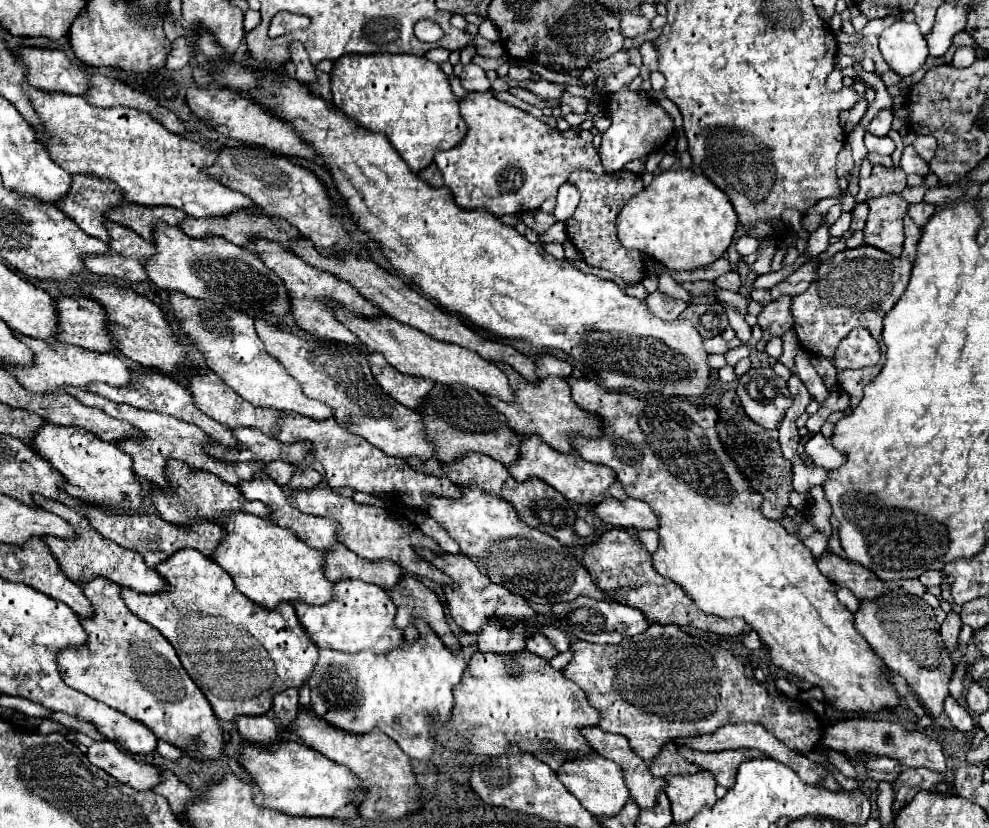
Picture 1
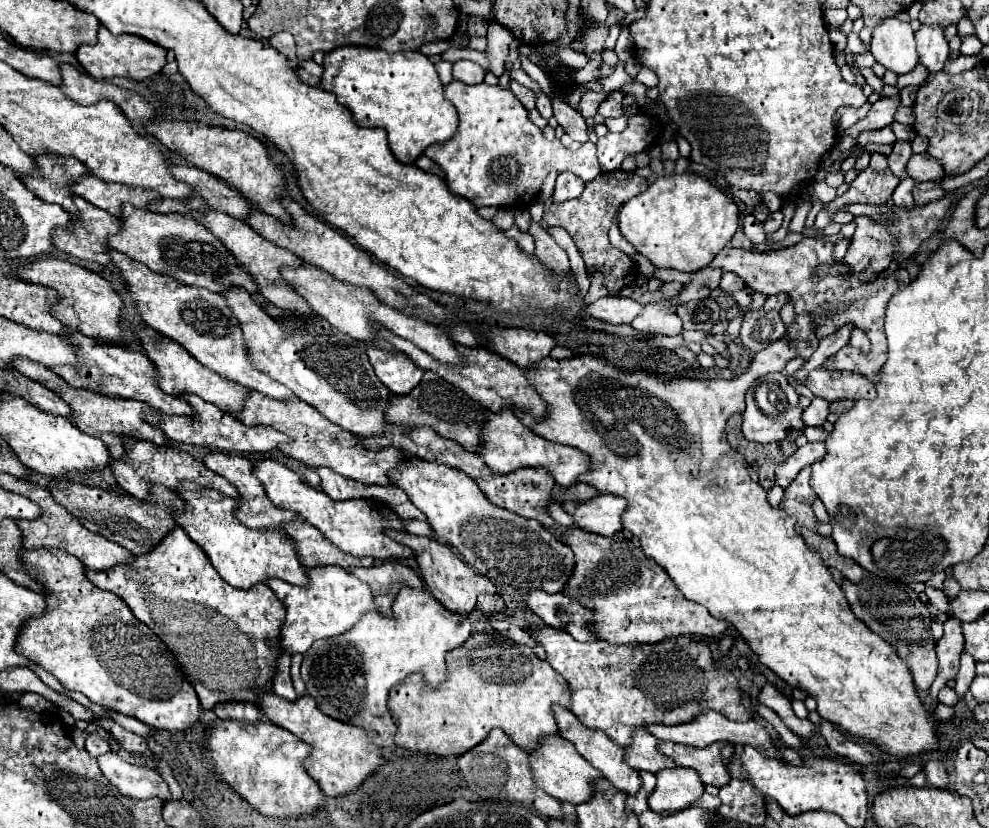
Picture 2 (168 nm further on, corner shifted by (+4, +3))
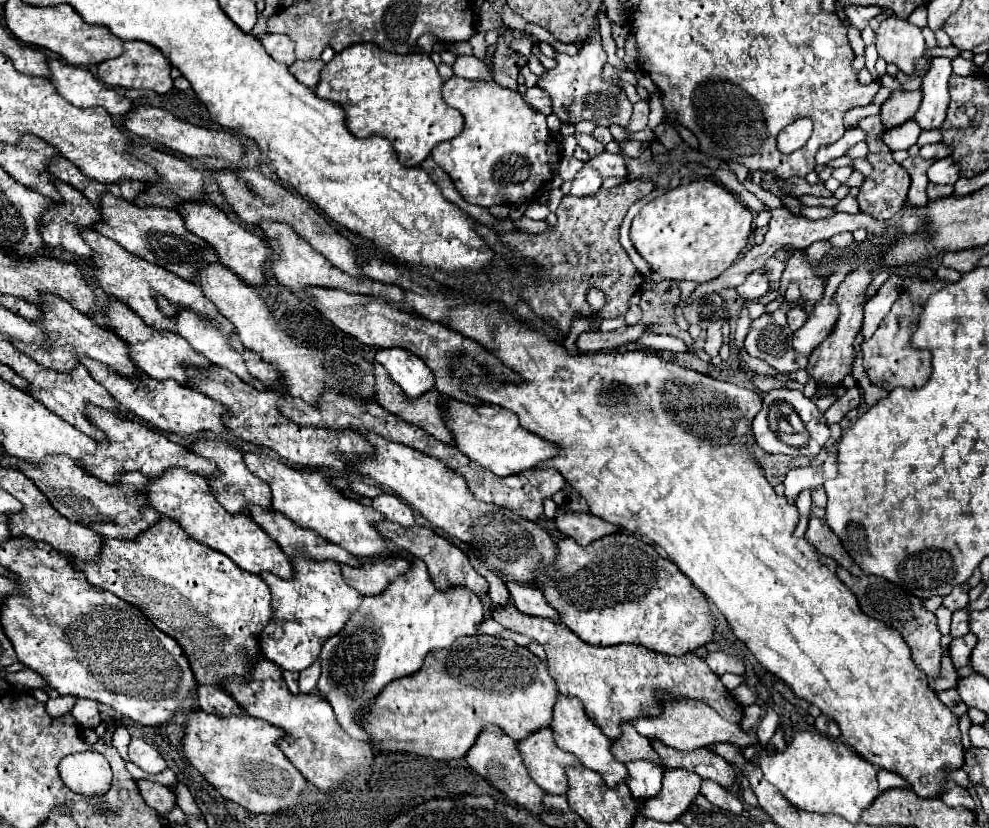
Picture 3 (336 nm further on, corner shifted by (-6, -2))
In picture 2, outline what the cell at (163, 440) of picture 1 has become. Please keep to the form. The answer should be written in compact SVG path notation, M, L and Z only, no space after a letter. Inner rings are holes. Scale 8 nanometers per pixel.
M16 359L16 371L22 373L22 375L26 375L26 377L32 379L32 381L42 383L42 385L48 387L50 391L58 393L58 395L64 399L64 403L68 403L70 409L72 409L72 423L74 423L80 431L84 431L84 433L88 433L88 435L98 437L100 441L104 441L106 447L108 447L108 451L110 451L110 455L112 455L114 459L122 459L122 457L126 455L124 445L122 445L122 439L120 439L122 435L132 435L132 437L144 439L144 441L152 441L152 443L156 443L156 445L172 445L172 443L166 439L166 435L164 435L158 427L152 427L152 425L148 425L148 423L142 419L144 413L156 413L150 405L146 405L146 403L142 403L142 401L120 399L120 397L106 397L106 395L100 395L100 393L96 393L96 391L70 387L62 377L58 377L56 373L52 373L52 371L46 369L46 367L40 367L38 363L28 363L28 359Z

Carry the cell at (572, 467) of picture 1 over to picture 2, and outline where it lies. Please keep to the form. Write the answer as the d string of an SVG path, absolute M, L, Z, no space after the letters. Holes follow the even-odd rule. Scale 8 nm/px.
M506 407L500 413L488 413L488 423L484 423L484 451L476 451L476 453L494 473L502 473L502 475L522 467L546 467L556 479L556 483L562 487L574 485L576 477L588 471L588 461L590 461L588 455L582 455L580 449L554 443L532 433Z

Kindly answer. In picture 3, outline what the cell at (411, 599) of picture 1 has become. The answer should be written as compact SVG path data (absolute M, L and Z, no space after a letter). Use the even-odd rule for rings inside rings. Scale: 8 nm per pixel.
M386 558L372 564L364 564L362 568L350 568L344 564L340 568L344 580L358 592L368 596L380 596L390 586L390 582L406 574L412 568L412 564L404 558Z

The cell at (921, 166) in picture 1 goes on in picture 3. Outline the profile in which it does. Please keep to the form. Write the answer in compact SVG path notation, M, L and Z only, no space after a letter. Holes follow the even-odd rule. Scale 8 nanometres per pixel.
M942 158L936 160L928 168L928 180L932 184L954 184L958 180L958 164L954 164L952 158Z

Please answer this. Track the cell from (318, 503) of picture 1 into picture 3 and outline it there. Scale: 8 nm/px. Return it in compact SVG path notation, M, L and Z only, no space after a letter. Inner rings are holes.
M244 454L244 462L250 472L256 474L272 488L272 508L300 524L302 528L310 528L326 540L338 544L358 558L376 558L386 552L386 540L376 530L378 520L384 516L372 506L364 506L352 498L342 496L334 486L328 484L322 472L316 470L296 470L290 468L270 456L262 454Z

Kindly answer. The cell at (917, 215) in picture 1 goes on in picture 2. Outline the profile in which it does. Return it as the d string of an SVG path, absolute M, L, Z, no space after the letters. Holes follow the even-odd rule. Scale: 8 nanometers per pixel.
M926 181L926 183L914 185L914 203L916 205L926 205L940 197L944 197L944 189L938 181Z

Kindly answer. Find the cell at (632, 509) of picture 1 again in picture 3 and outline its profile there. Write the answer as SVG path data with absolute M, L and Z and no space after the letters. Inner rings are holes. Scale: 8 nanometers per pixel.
M558 510L556 528L558 528L558 532L574 538L582 546L586 546L594 540L600 540L604 536L622 532L622 528L618 528L590 512L570 512L570 510Z

